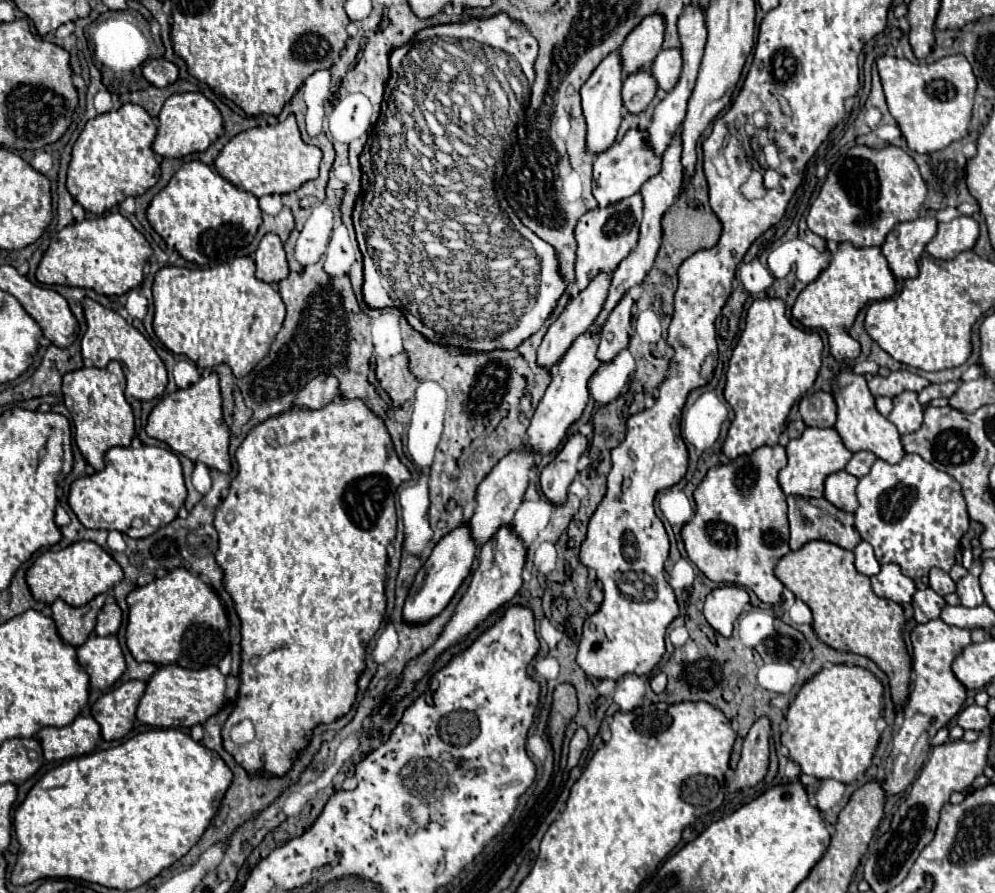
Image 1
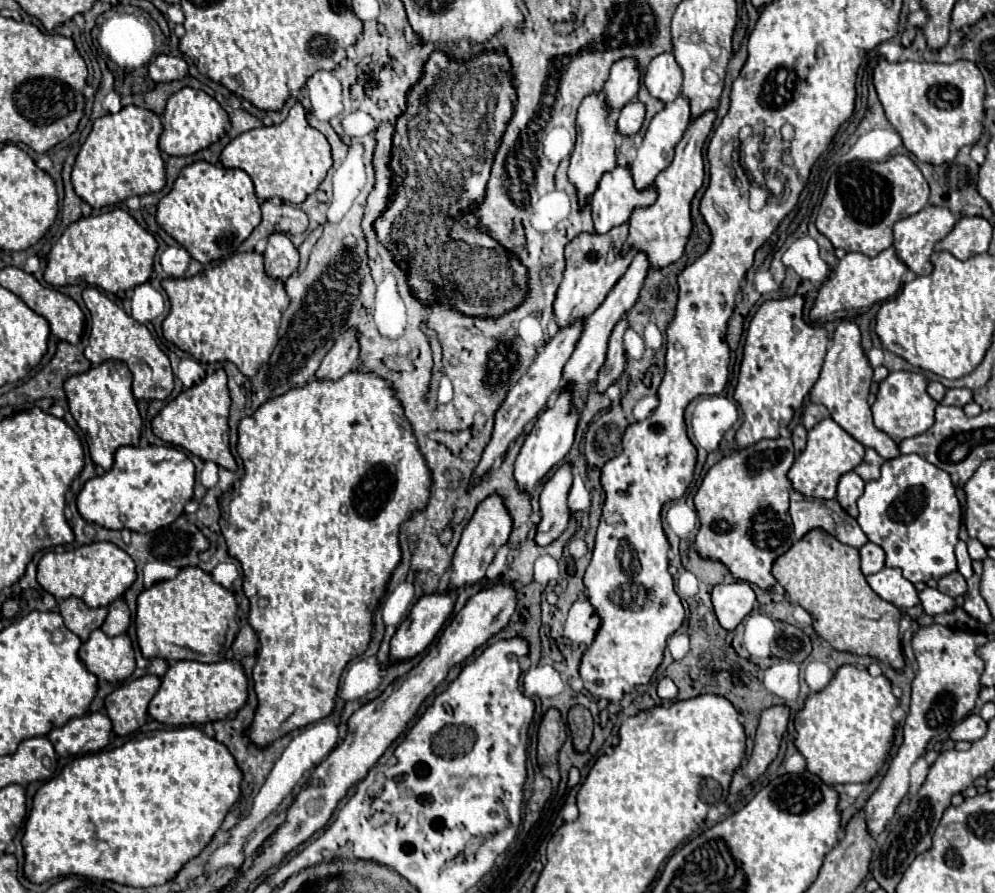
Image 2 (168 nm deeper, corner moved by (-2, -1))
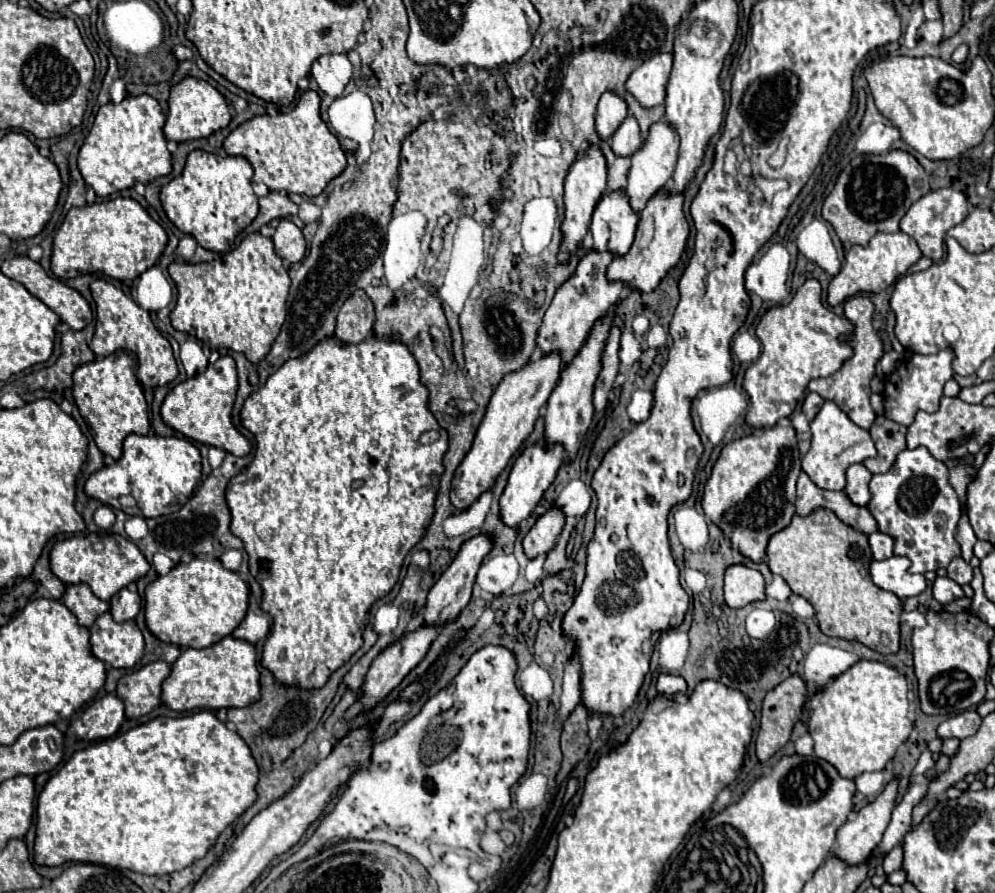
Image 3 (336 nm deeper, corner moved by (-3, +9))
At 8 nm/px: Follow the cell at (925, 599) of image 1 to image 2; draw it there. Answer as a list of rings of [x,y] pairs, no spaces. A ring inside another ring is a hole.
[[[926,588],[920,592],[920,602],[924,606],[924,612],[930,614],[930,616],[936,616],[936,614],[946,614],[946,612],[952,612],[956,608],[954,604],[954,598],[948,596],[948,594],[942,594],[940,590],[936,588]]]

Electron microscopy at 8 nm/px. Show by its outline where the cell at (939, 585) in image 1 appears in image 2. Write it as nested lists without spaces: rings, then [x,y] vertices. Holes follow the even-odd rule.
[[[952,572],[952,574],[948,574],[948,576],[938,580],[938,590],[942,590],[944,594],[956,598],[956,596],[964,594],[968,590],[968,586],[966,586],[966,580],[962,578],[962,574]]]

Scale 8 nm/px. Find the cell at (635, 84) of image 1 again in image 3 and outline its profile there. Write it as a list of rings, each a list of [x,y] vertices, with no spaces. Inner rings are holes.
[[[629,114],[611,136],[611,148],[617,156],[631,156],[631,152],[635,152],[639,146],[641,146],[639,124],[637,118]]]

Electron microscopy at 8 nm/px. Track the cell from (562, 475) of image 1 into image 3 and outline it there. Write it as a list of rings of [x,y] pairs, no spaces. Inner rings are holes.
[[[551,504],[543,516],[537,518],[537,522],[531,526],[527,536],[523,538],[523,548],[529,558],[535,558],[539,554],[545,554],[551,550],[555,538],[561,534],[565,516],[559,506]]]

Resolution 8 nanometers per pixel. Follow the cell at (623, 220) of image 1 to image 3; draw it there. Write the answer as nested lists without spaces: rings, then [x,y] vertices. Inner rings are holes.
[[[589,250],[577,264],[575,272],[571,274],[571,278],[559,286],[559,290],[553,296],[551,306],[545,312],[543,324],[539,328],[539,336],[537,336],[537,346],[543,352],[559,352],[563,356],[563,364],[569,362],[577,350],[581,348],[581,344],[585,342],[591,324],[605,316],[607,310],[619,300],[623,284],[619,280],[609,280],[607,278],[607,266],[613,260],[613,252],[597,252],[597,250]]]

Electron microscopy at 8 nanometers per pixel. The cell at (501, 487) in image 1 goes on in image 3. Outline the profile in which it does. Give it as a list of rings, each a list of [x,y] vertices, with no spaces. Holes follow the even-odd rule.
[[[477,534],[461,544],[461,550],[457,552],[457,556],[449,564],[449,568],[441,574],[441,578],[429,590],[427,604],[425,604],[425,624],[443,626],[447,620],[455,618],[461,612],[461,608],[471,600],[471,590],[475,584],[477,570],[481,568],[483,558],[491,552],[491,548],[493,548],[493,538],[489,534]]]

